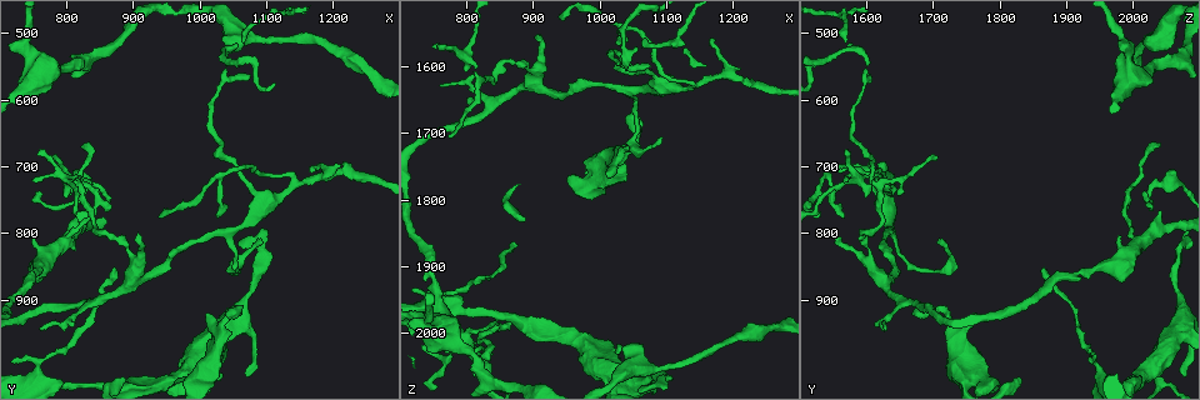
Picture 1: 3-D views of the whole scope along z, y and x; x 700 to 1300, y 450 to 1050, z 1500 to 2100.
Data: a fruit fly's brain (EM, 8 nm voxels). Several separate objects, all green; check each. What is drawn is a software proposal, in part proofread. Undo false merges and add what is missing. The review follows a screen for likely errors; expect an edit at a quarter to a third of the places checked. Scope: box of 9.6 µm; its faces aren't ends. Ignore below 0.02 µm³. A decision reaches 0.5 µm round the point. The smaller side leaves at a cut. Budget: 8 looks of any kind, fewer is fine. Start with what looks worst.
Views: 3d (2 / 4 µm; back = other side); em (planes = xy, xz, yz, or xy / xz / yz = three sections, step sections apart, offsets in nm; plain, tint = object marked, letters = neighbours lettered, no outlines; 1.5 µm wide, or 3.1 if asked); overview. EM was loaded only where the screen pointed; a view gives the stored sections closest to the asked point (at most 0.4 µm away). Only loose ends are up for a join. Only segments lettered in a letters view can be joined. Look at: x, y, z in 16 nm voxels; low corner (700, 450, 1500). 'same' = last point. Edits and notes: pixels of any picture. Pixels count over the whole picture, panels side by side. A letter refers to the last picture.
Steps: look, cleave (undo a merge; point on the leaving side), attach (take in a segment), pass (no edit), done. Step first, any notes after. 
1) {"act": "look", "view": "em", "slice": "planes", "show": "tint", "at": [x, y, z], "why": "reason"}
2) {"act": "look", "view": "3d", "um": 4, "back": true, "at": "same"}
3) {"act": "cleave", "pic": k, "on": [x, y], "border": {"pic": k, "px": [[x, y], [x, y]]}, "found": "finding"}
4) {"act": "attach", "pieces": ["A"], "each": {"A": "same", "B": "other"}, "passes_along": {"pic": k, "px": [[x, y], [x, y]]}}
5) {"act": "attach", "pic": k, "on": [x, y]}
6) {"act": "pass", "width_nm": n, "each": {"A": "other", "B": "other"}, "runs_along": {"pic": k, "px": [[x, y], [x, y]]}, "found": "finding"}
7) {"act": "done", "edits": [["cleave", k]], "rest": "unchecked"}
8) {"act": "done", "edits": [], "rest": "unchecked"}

{"act": "look", "view": "em", "slice": "yz", "step": 8, "show": "tint", "at": [805, 710, 1595], "why": "sharp bend"}

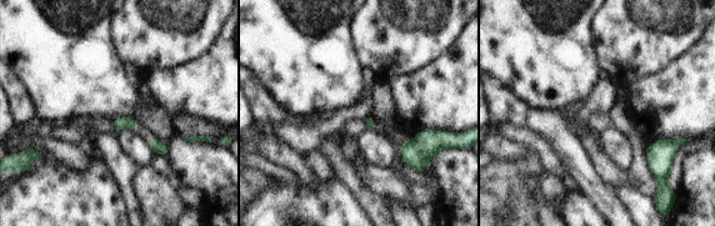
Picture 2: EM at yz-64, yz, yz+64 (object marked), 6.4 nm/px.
{"act": "look", "view": "em", "slice": "yz", "step": 8, "show": "letters", "at": "same"}

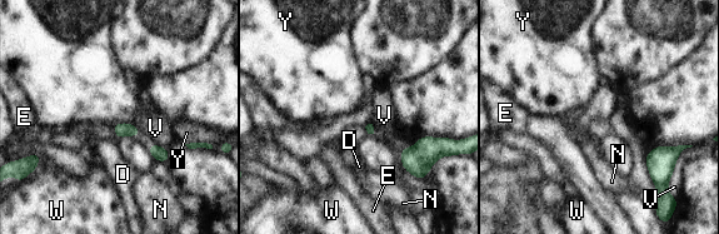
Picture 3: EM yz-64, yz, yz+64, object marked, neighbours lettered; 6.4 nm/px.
{"act": "pass", "width_nm": 90, "each": {"D": "other", "E": "other", "N": "other", "V": "other", "W": "other", "Y": "other"}, "border": {"pic": 3, "px": [[131, 123], [114, 124]]}, "found": "continuous, no second cell"}

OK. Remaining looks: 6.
{"act": "look", "view": "3d", "um": 2, "at": [765, 740, 2010], "why": "tapers out"}

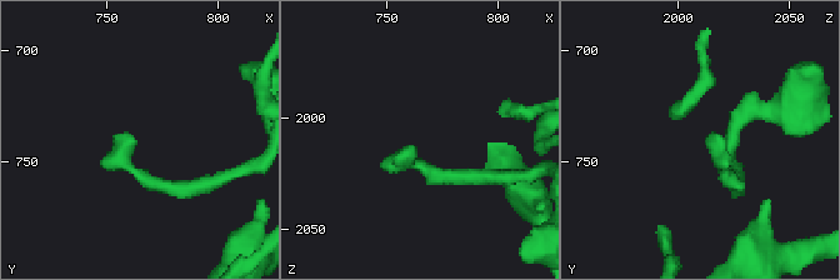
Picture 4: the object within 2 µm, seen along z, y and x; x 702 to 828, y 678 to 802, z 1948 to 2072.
{"act": "look", "view": "em", "slice": "planes", "show": "letters", "at": [761, 740, 2012], "why": "need the tissue"}

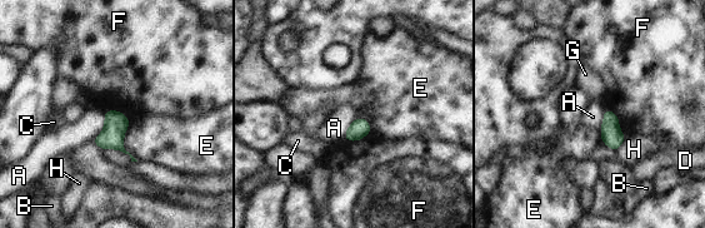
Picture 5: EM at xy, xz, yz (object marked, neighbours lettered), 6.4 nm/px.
{"act": "pass", "each": {"A": "other", "B": "other", "C": "other", "D": "other", "E": "other", "F": "other", "G": "other", "H": "other"}, "border": {"pic": 5, "px": [[129, 123], [124, 148], [138, 160]]}, "found": "no lettered segment goes on from it"}

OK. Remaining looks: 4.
{"act": "look", "view": "3d", "um": 4, "back": true, "at": [875, 855, 1865], "why": "long arm stops here"}

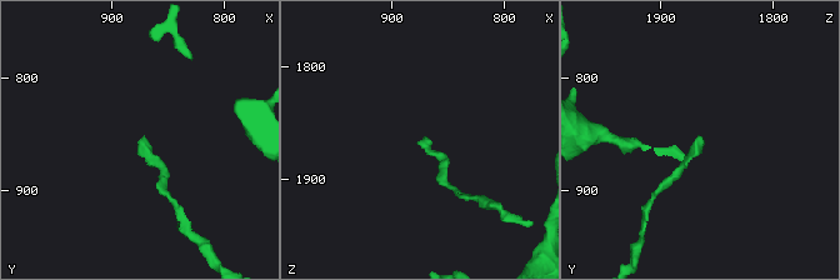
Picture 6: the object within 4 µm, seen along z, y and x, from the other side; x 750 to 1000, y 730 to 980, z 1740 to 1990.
{"act": "look", "view": "em", "slice": "planes", "show": "plain", "at": [870, 854, 1864], "why": "need the tissue"}

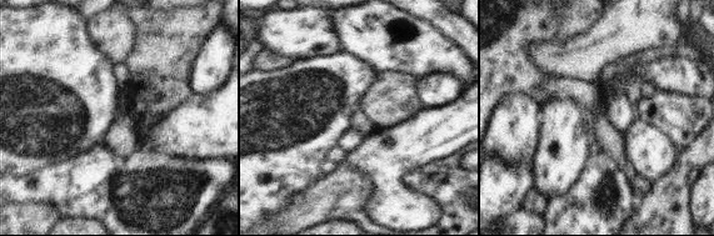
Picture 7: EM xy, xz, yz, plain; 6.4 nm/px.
{"act": "look", "view": "em", "slice": "planes", "show": "letters", "at": "same", "why": "what lies round it"}

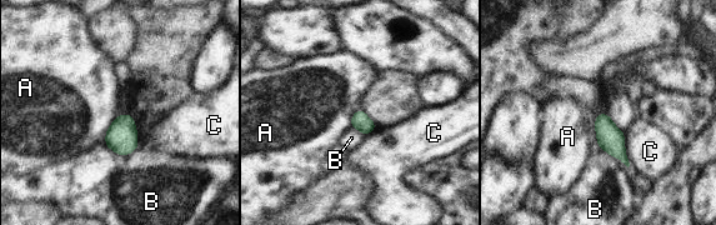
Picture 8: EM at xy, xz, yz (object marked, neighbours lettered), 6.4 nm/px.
{"act": "pass", "each": {"A": "other", "B": "other", "C": "other"}, "border": {"pic": 8, "px": [[604, 111], [596, 115], [596, 145]]}, "found": "none of them fits"}

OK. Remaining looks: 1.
{"act": "done", "edits": [], "rest": "unchecked"}

